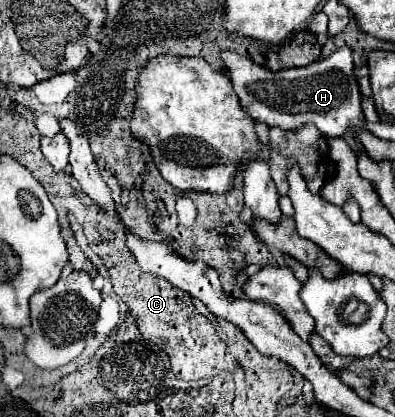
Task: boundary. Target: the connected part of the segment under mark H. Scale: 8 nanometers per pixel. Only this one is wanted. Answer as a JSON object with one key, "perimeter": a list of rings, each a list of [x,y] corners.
{"perimeter":[[[340,47],[330,57],[314,61],[306,67],[270,71],[262,65],[256,65],[252,59],[240,57],[234,51],[224,51],[222,61],[234,83],[234,91],[240,97],[240,103],[254,121],[266,123],[268,127],[280,127],[284,131],[298,131],[306,125],[316,125],[318,131],[330,141],[334,137],[346,139],[354,151],[364,151],[364,145],[356,137],[356,129],[366,127],[362,115],[362,95],[354,75],[352,49]]]}

